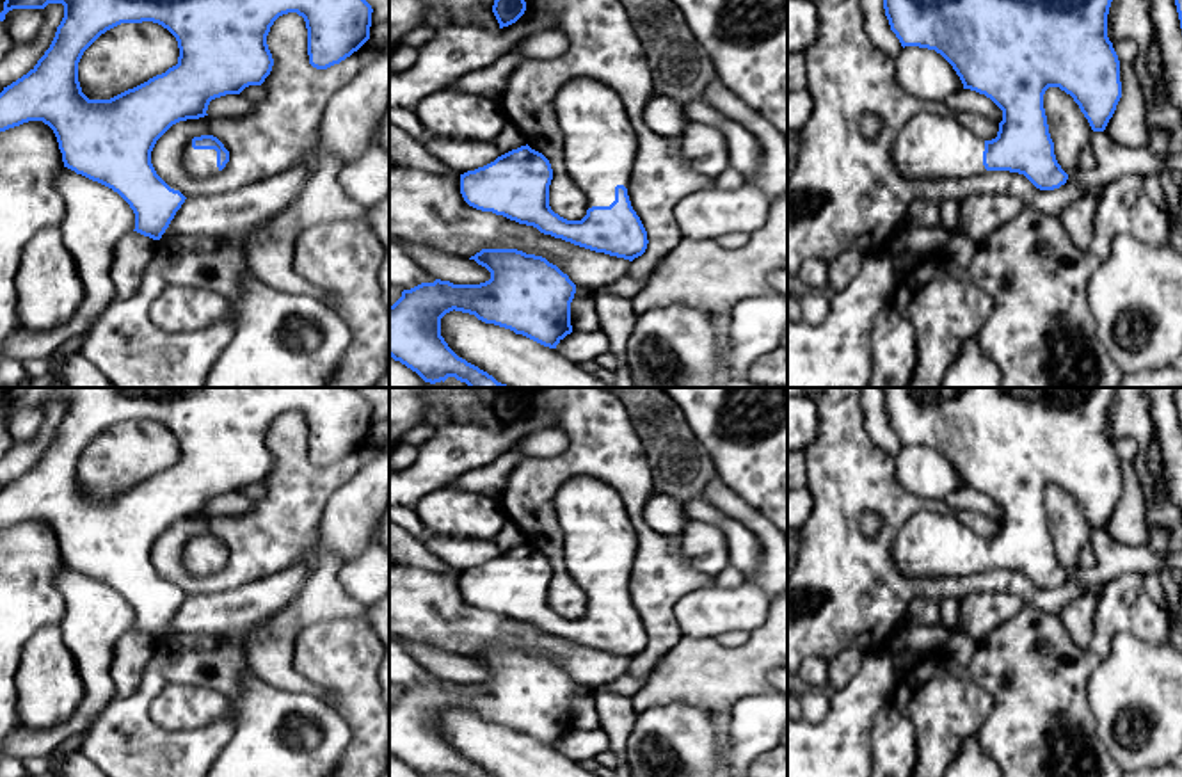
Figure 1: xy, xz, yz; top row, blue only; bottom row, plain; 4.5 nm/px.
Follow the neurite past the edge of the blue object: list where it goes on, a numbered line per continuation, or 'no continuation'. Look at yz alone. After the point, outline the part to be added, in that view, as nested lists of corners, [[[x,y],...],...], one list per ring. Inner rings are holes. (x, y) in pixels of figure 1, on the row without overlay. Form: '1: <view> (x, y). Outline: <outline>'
1: yz (930, 544). Outline: [[[919,510],[894,542],[894,564],[905,578],[972,576],[983,564],[985,537],[951,512]]]

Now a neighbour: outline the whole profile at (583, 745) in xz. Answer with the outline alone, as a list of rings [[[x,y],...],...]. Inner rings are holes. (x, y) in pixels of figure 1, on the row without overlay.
[[[572,729],[556,743],[560,754],[576,761],[594,761],[610,749],[608,736],[601,729]]]

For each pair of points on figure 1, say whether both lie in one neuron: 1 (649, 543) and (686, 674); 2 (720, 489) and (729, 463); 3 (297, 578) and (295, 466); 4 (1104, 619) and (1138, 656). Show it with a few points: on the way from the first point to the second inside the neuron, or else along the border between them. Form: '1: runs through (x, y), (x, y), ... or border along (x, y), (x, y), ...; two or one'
1: border along (681, 637), (672, 648); two
2: border along (715, 473), (754, 509); two
3: border along (299, 560), (258, 578); two
4: border along (1158, 642), (1117, 633), (1101, 660); two

